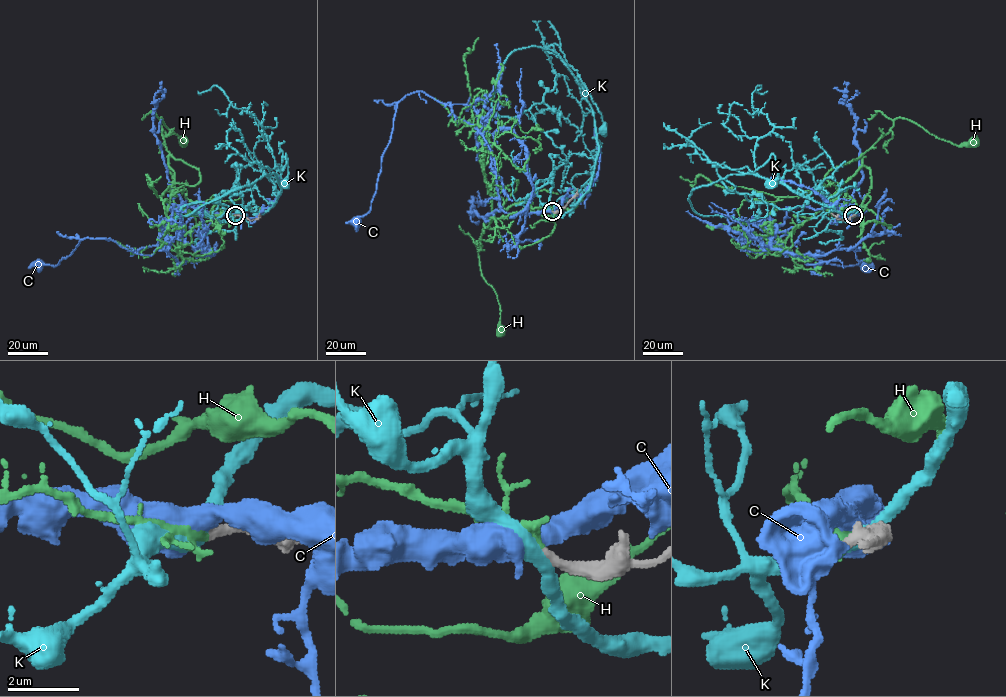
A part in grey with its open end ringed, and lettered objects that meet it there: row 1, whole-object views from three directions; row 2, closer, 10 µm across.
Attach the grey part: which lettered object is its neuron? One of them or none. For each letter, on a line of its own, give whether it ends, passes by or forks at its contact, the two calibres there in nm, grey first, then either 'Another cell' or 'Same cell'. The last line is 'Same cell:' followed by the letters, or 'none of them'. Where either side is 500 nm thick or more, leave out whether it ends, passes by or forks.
C: It passes by. Thickness 240 nm (grey) against 480 nm. Another cell
H: It passes by. Thickness 240 nm (grey) against 140 nm. Same cell
K: It passes by. Thickness 300 nm (grey) against 400 nm. Another cell
Same cell: H

